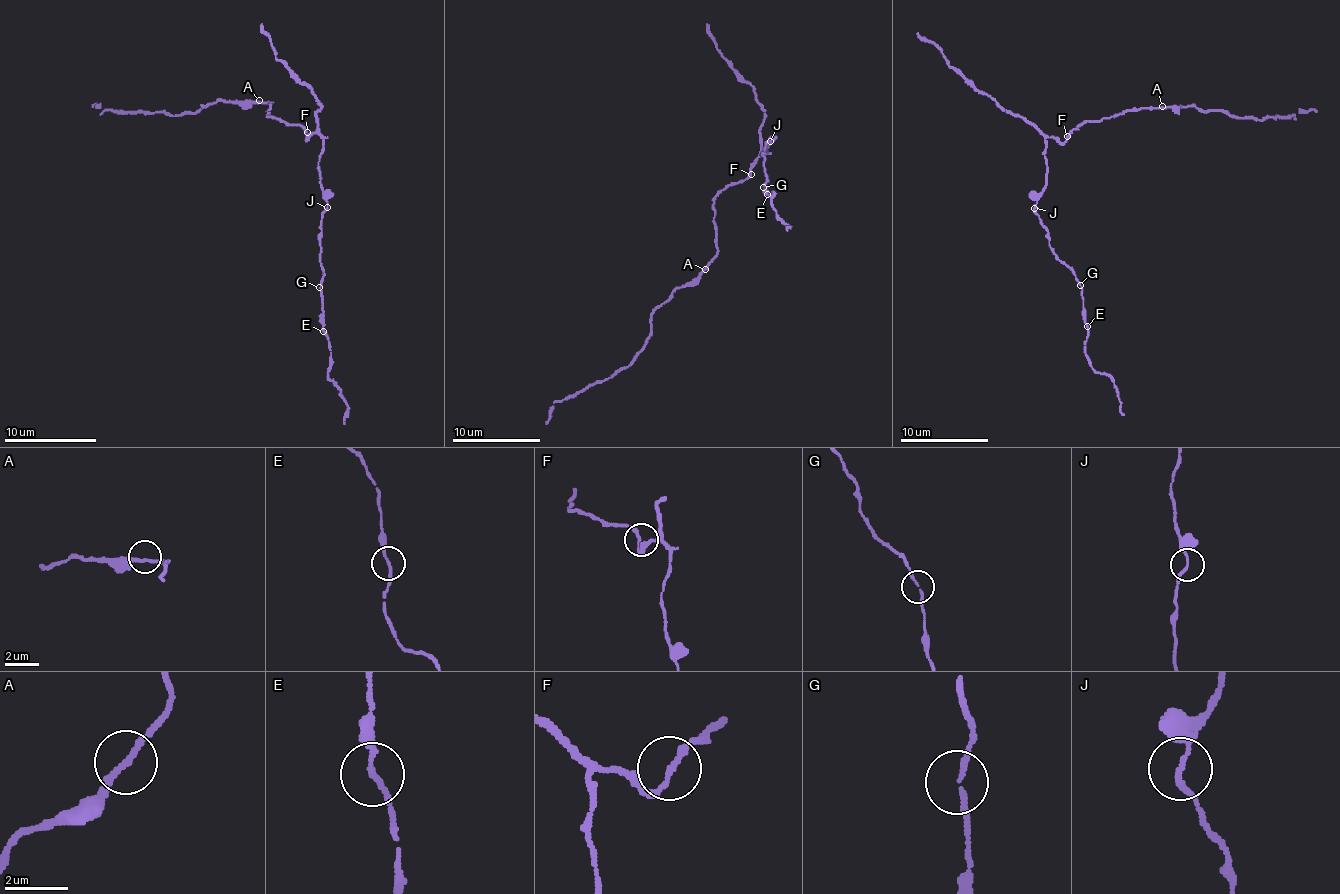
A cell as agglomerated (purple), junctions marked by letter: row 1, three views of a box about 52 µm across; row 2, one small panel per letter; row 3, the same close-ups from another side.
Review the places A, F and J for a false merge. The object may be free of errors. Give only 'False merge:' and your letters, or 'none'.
False merge: none

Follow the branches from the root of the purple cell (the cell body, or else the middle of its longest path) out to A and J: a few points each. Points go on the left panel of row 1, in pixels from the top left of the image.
A: (302, 128), (268, 116), (270, 102), (259, 100)
J: (302, 128), (307, 139), (314, 132), (323, 139), (318, 179), (328, 206)

